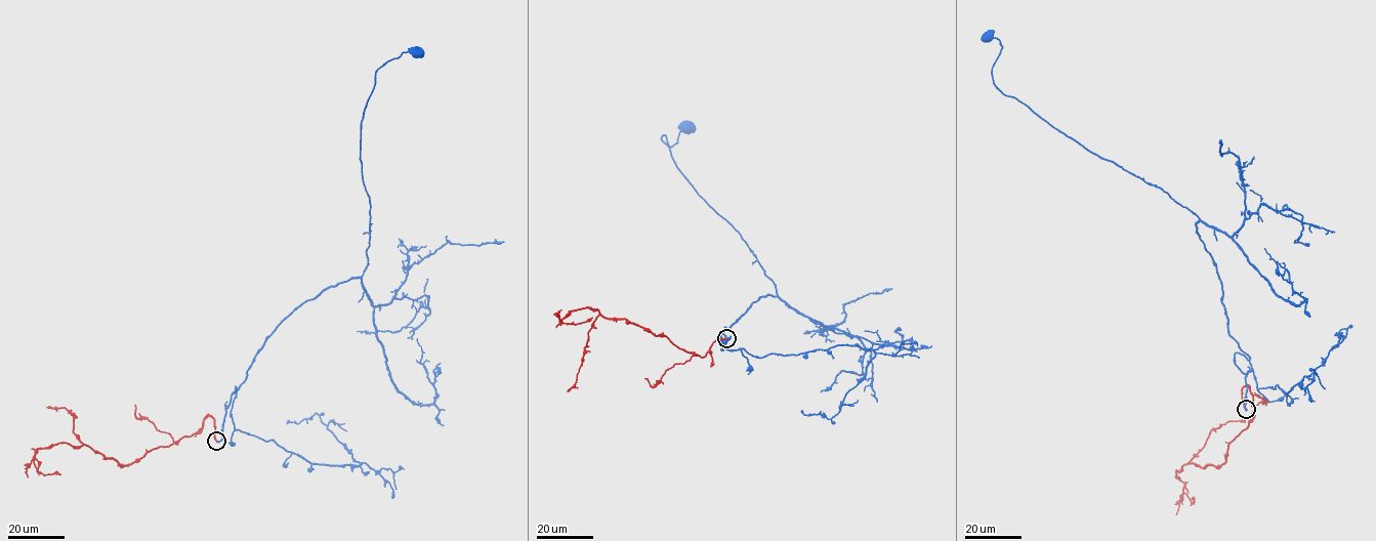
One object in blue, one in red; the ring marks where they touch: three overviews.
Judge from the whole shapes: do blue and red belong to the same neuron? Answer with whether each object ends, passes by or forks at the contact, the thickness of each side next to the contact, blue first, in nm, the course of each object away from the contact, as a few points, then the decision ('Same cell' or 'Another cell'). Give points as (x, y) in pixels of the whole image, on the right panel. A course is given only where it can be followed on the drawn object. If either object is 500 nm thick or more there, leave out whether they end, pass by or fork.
At the ring blue ends. At the ring red ends. Thickness 400 nm (blue) against 240 nm. Course of blue: (1246, 409), (1234, 355), (1250, 358), (1229, 335), (1199, 217), (1005, 95), (992, 78), (1002, 48), (987, 37). Course of red: (1246, 409), (1247, 384), (1255, 410), (1228, 444), (1224, 462), (1175, 471), (1192, 499). Same cell

